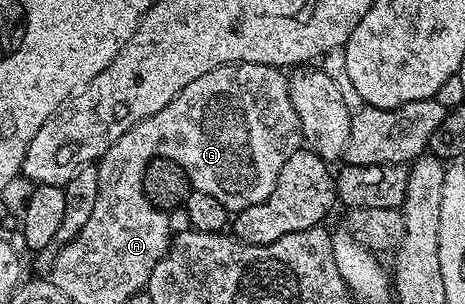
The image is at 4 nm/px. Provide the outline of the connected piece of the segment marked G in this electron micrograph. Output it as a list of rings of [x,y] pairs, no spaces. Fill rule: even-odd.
[[[238,63],[225,64],[200,74],[196,82],[188,82],[164,110],[144,118],[136,126],[126,131],[130,136],[138,132],[142,144],[158,144],[154,148],[154,157],[163,156],[174,160],[186,172],[193,191],[212,194],[216,202],[225,206],[227,213],[243,212],[248,206],[263,204],[284,170],[284,162],[292,158],[303,147],[304,137],[300,118],[296,118],[292,106],[289,79],[273,64]]]

